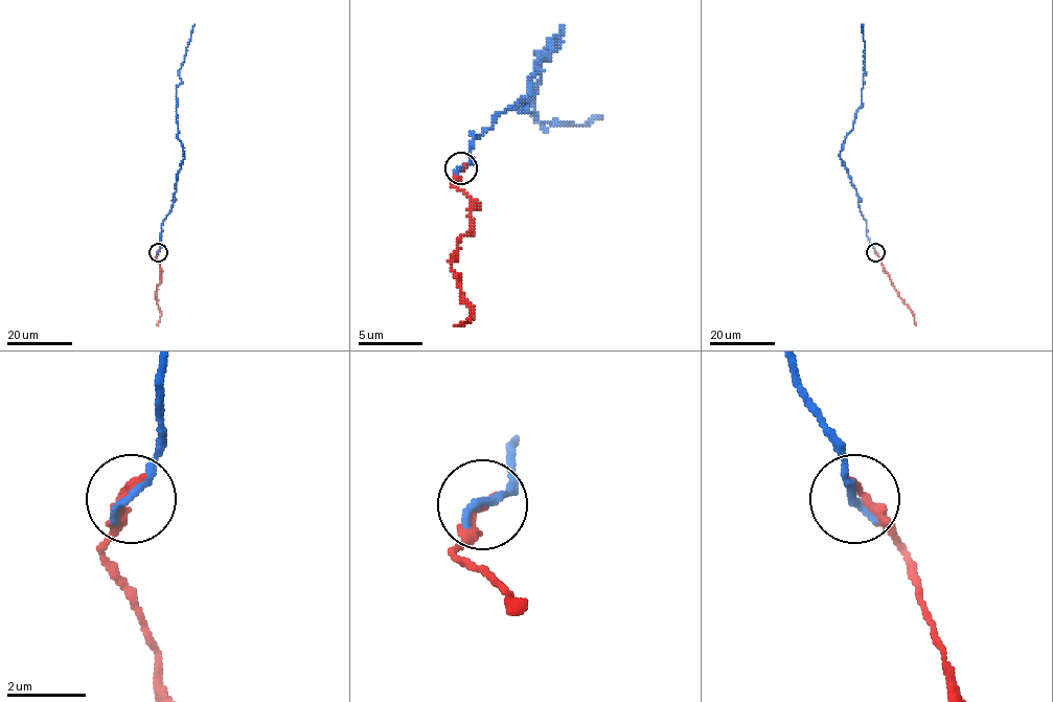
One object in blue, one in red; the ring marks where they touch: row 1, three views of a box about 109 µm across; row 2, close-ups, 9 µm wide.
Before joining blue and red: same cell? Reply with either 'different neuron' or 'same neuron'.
same neuron

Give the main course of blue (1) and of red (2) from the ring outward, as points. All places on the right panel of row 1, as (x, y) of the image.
1: (875, 252), (867, 235), (867, 221), (860, 208), (856, 189), (840, 155), (862, 105), (863, 24)
2: (875, 251), (899, 297), (913, 314), (915, 325)

